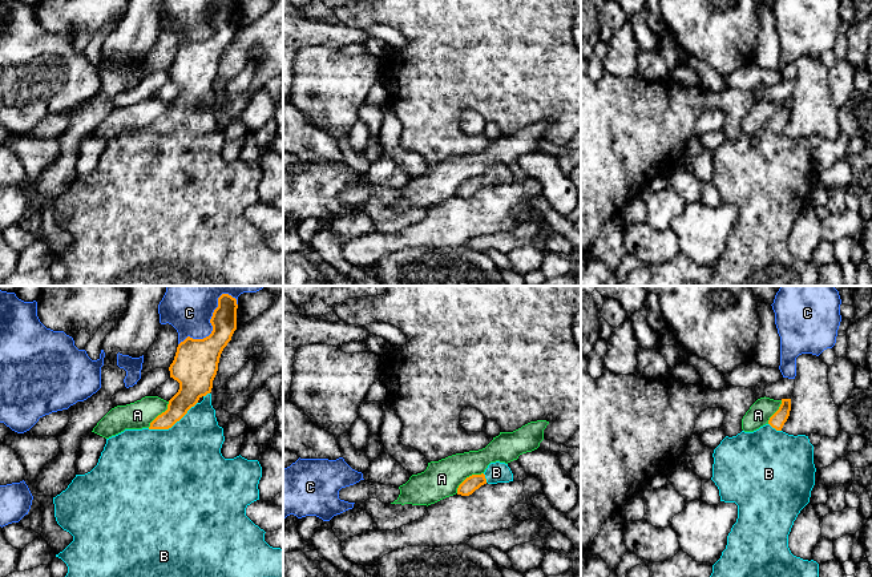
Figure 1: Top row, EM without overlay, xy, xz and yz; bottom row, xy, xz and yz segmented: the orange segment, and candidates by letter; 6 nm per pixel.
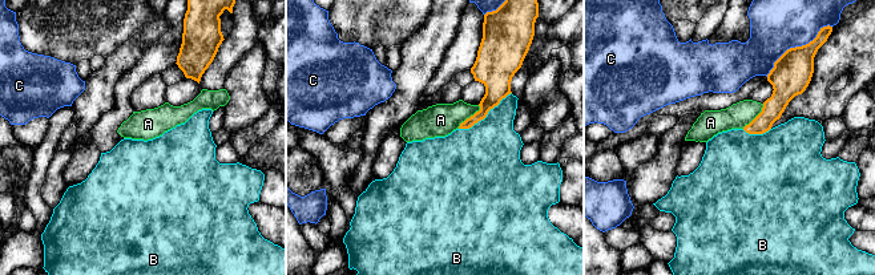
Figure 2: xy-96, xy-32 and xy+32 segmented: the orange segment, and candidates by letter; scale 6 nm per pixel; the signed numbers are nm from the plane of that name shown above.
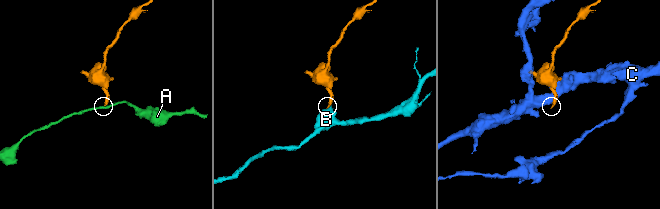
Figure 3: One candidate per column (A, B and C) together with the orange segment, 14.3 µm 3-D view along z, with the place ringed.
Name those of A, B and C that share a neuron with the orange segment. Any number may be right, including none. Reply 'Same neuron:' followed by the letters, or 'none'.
Same neuron: B

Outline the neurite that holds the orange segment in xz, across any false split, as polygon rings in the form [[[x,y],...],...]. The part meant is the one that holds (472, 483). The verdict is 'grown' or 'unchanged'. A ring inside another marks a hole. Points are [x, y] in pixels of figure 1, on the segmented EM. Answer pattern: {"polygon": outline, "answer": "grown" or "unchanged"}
{"polygon": [[[490,463],[484,473],[467,477],[457,488],[457,495],[469,496],[484,484],[513,481],[513,473],[505,463]]], "answer": "grown"}

